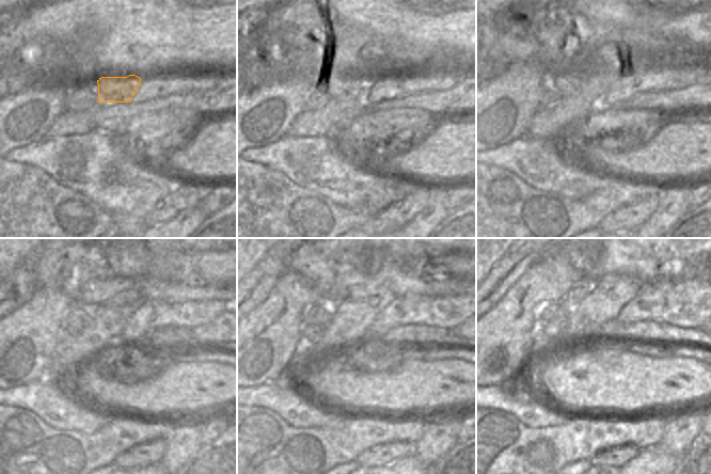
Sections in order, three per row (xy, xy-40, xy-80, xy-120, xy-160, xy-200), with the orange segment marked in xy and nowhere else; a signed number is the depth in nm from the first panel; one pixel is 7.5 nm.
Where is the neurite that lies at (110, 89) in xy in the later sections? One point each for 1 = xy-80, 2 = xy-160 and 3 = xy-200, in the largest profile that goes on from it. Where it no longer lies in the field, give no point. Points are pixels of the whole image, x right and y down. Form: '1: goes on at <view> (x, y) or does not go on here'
1: goes on at xy-80 (566, 82)
2: goes on at xy-160 (320, 313)
3: goes on at xy-200 (542, 313)

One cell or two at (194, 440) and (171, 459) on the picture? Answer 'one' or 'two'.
one

